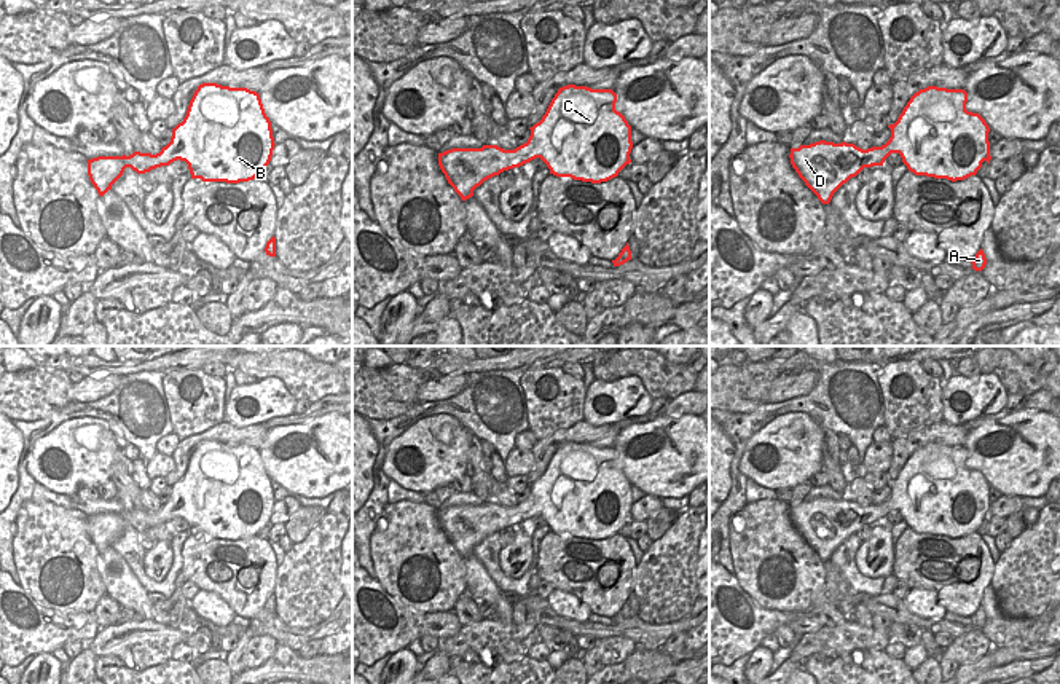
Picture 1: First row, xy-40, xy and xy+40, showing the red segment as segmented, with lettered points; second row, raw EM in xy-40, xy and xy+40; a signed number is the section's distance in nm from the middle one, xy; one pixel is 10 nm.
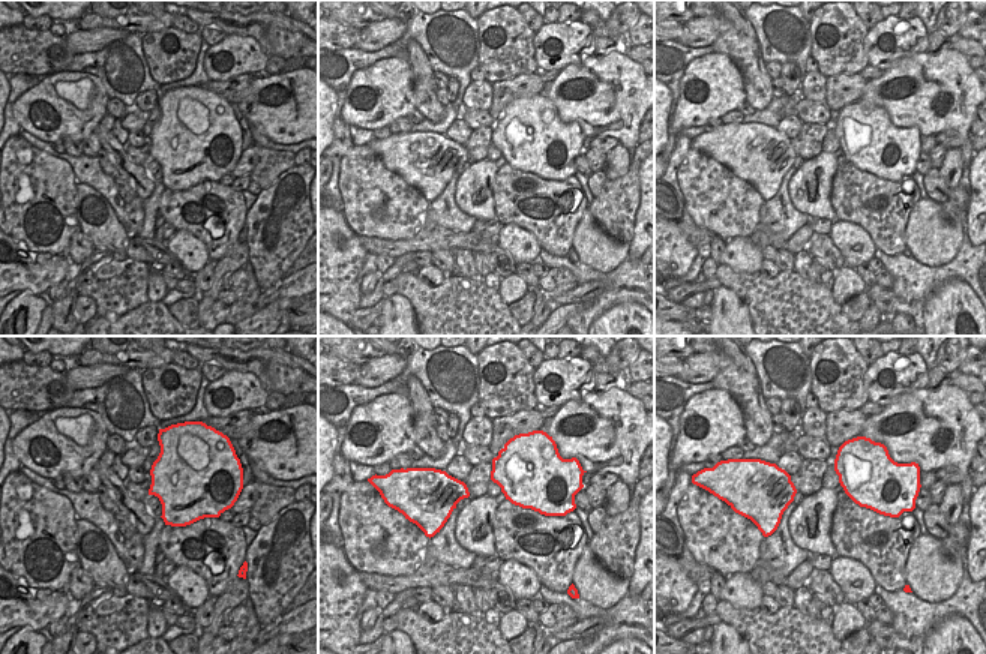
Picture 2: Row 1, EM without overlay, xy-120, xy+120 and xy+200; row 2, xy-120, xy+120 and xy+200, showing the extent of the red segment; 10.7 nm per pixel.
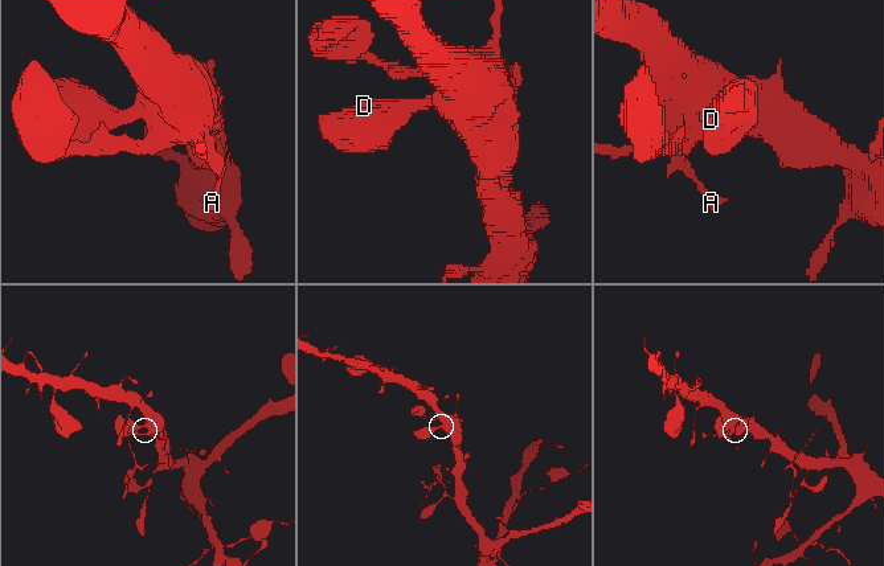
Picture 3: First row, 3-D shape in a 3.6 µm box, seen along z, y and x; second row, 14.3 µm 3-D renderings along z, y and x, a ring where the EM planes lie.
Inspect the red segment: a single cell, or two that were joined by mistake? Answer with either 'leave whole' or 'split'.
leave whole

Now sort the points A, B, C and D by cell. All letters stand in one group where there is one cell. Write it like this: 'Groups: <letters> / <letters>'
Groups: A B C D.

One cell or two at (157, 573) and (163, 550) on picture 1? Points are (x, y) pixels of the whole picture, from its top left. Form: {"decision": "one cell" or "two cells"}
{"decision": "one cell"}

